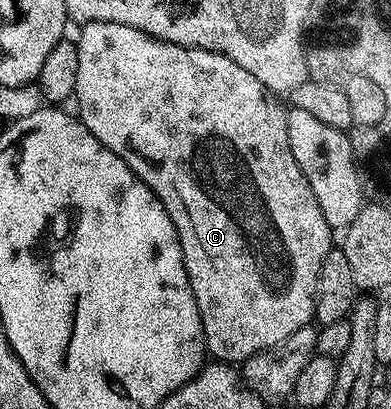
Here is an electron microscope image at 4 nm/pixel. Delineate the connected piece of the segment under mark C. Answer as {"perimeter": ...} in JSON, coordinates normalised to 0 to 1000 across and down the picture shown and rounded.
{"perimeter":[[[223,56],[194,88],[205,169],[194,169],[194,218],[187,249],[199,252],[197,289],[297,384],[307,384],[389,462],[389,472],[419,501],[430,531],[455,572],[460,609],[471,628],[471,658],[481,667],[481,687],[491,697],[491,716],[501,726],[501,746],[512,756],[512,785],[522,795],[527,856],[550,880],[591,892],[627,890],[634,873],[657,858],[716,844],[757,804],[785,797],[803,780],[803,719],[808,687],[818,667],[818,648],[841,619],[849,587],[849,557],[829,540],[829,521],[818,521],[818,501],[777,433],[767,423],[767,403],[757,403],[757,384],[747,384],[747,364],[737,355],[737,306],[731,303],[729,259],[711,254],[714,235],[685,220],[634,169],[614,169],[604,149],[558,125],[517,125],[506,115],[463,115],[448,105],[425,105],[414,95],[391,95],[358,71],[338,71],[304,56]]]}

